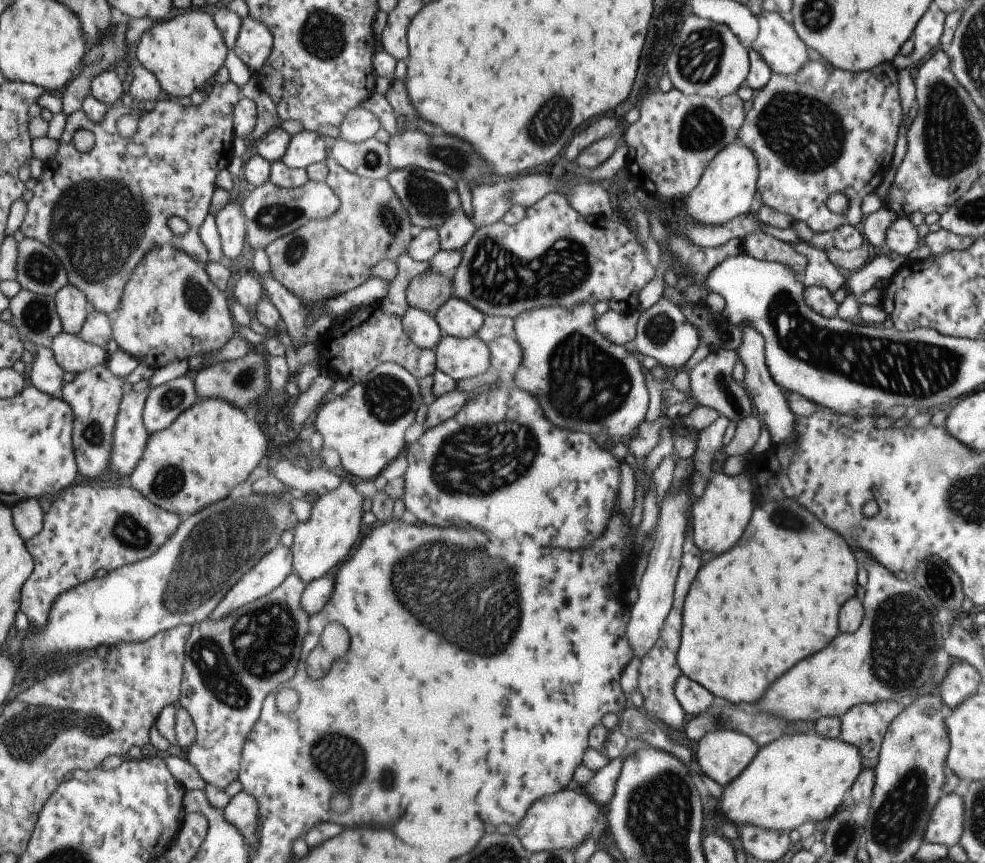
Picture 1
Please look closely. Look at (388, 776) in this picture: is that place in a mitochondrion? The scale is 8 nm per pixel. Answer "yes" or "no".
yes

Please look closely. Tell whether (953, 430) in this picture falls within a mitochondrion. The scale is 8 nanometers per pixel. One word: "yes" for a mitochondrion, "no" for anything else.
no

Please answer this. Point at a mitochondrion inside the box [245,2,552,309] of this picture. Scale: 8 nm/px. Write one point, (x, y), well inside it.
(323, 34)

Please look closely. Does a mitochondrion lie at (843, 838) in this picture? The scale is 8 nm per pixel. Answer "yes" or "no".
yes

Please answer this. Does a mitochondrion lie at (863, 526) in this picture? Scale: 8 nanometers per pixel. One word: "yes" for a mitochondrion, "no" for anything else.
no

